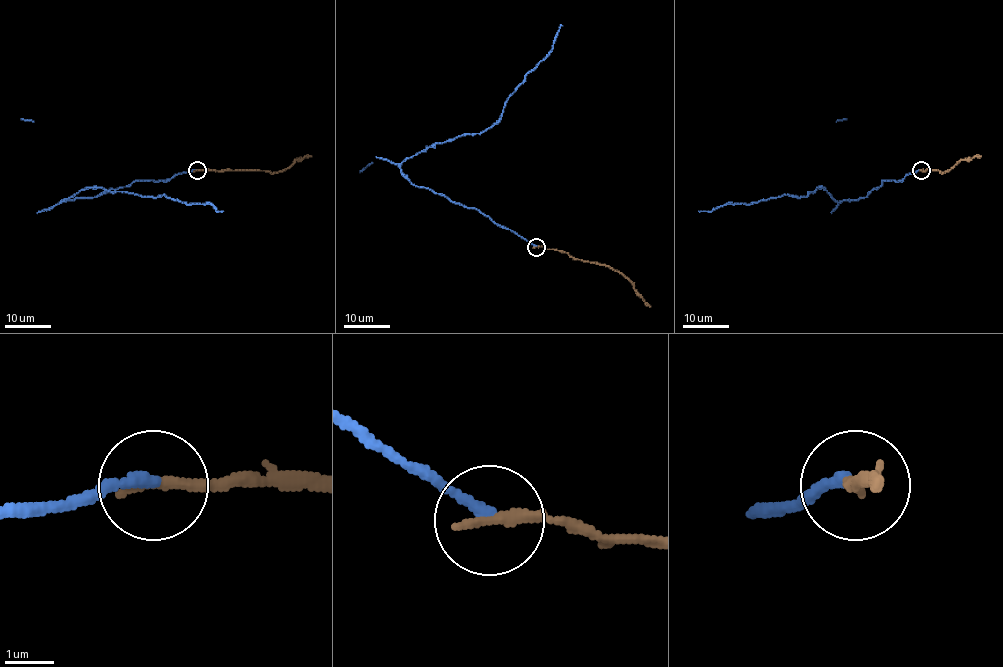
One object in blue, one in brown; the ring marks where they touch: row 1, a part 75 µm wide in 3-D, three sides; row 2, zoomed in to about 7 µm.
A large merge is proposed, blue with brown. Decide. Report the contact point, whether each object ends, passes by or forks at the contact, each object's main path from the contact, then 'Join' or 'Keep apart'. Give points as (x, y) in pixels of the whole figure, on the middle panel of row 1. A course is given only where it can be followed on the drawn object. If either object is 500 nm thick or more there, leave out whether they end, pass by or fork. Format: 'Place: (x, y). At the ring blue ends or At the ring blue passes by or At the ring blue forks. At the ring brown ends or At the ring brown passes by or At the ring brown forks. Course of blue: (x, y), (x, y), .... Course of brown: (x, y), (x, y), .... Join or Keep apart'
Place: (536, 247). At the ring blue ends. At the ring brown ends. Course of blue: (536, 247), (477, 209), (415, 186), (400, 164), (429, 147), (489, 128), (525, 75), (548, 53), (561, 24). Course of brown: (536, 247), (562, 250), (575, 258), (617, 270), (650, 307). Join

